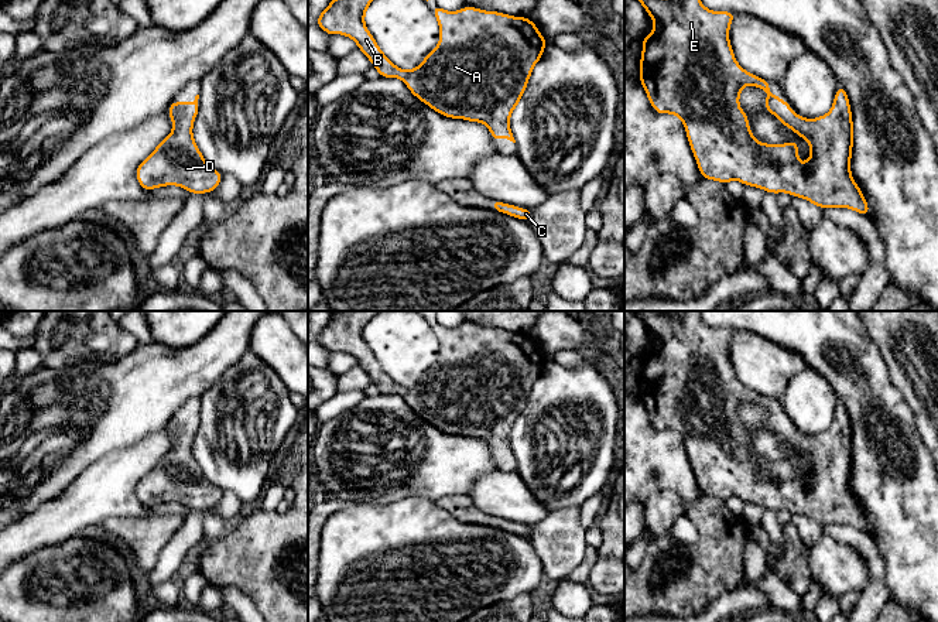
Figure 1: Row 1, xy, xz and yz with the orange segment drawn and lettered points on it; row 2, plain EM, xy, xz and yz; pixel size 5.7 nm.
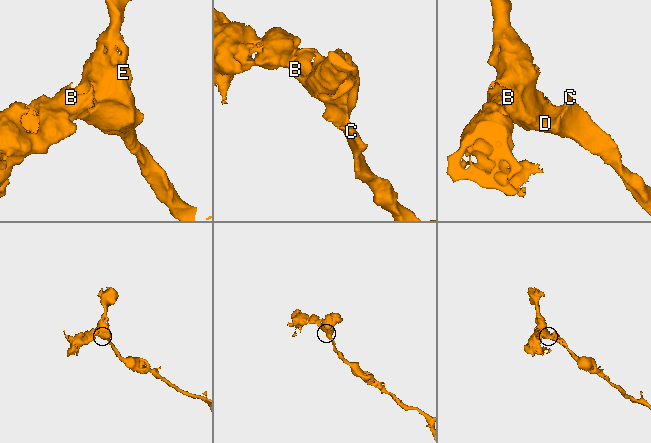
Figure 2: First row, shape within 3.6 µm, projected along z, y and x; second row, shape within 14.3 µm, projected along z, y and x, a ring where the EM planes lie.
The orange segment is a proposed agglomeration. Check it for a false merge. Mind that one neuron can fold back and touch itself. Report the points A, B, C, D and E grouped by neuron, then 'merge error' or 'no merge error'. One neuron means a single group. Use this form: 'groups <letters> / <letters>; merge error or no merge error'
groups A B C D E; no merge error

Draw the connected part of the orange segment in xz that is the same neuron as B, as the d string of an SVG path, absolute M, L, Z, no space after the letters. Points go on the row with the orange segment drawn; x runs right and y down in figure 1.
M331 0L316 18L316 24L328 35L350 37L380 76L401 79L415 98L439 115L483 123L493 140L507 139L516 143L510 129L510 116L521 100L533 68L547 47L545 38L528 17L513 17L476 7L446 11L434 6L432 11L439 24L439 44L417 68L404 71L384 55L366 27L364 14L372 1Z

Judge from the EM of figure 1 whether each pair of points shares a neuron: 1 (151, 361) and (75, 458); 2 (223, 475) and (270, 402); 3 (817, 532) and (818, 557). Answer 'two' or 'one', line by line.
1: one
2: one
3: two

